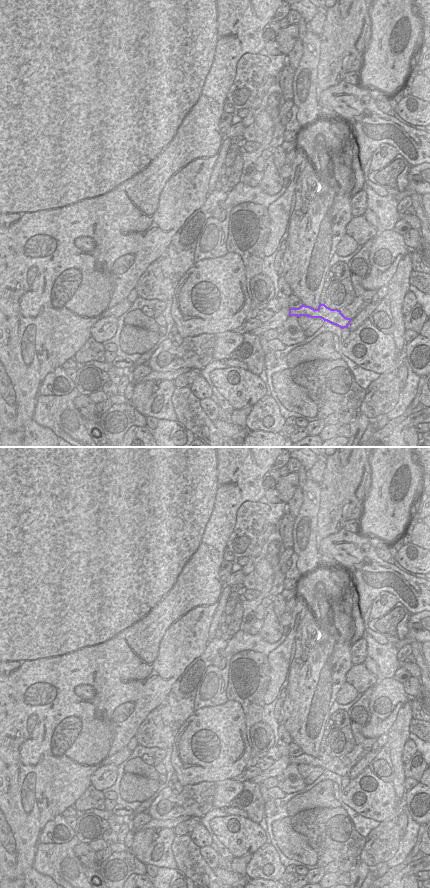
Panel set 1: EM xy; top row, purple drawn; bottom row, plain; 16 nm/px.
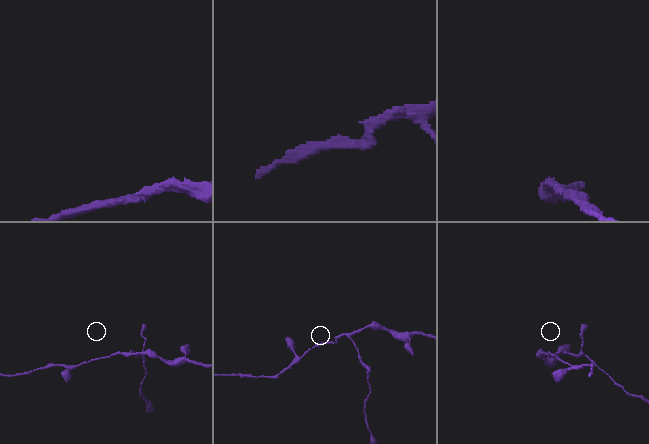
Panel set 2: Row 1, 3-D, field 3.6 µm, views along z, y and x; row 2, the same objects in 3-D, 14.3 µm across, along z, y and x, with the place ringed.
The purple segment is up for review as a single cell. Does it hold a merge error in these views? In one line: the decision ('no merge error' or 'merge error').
merge error

